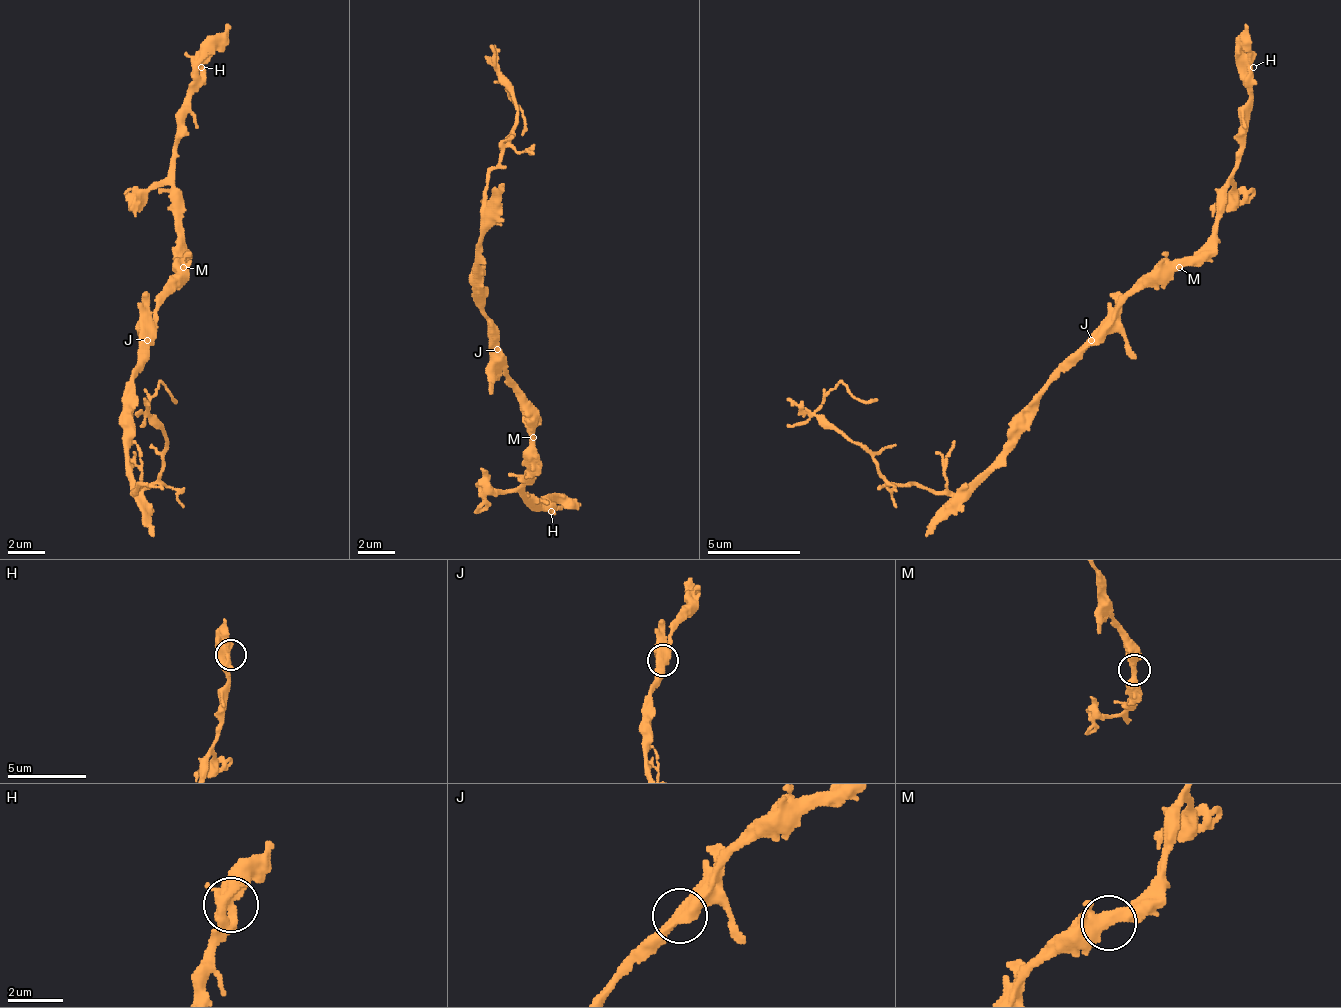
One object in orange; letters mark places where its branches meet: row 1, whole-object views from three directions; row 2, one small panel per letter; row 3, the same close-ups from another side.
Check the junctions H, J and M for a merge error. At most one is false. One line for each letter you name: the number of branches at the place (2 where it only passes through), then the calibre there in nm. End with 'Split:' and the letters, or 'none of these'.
Split: none of these

